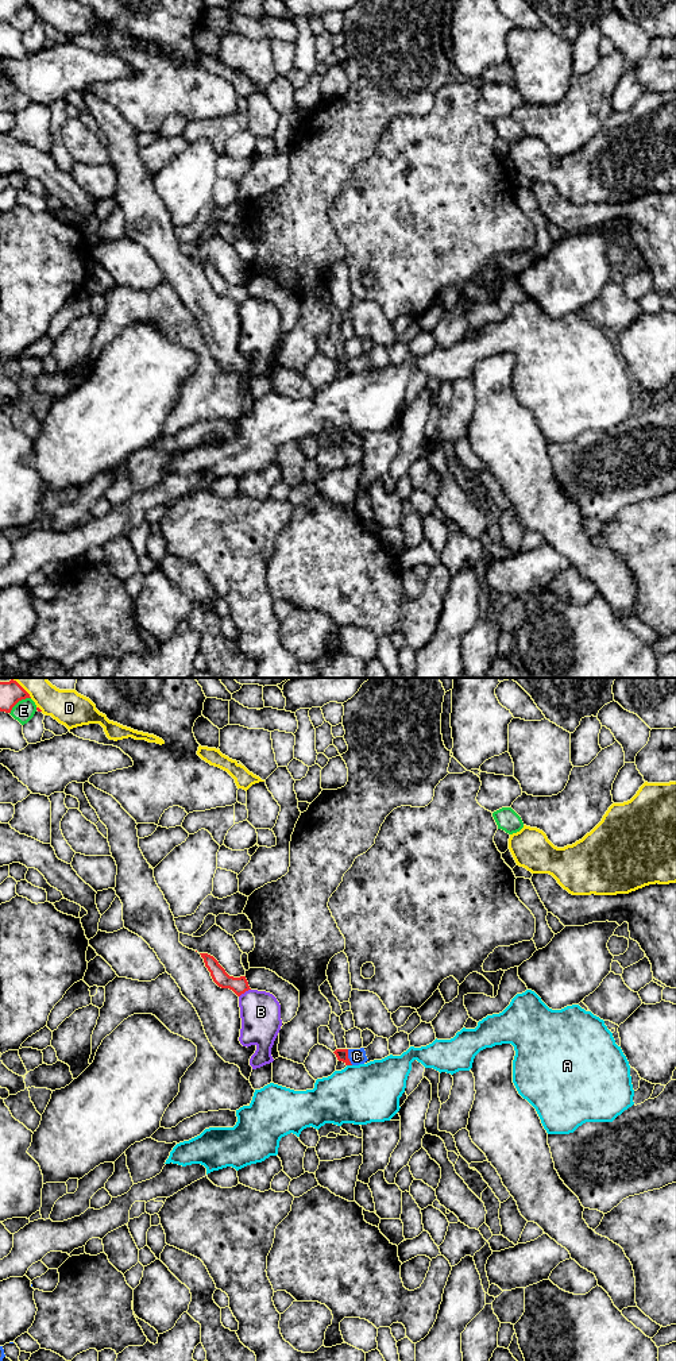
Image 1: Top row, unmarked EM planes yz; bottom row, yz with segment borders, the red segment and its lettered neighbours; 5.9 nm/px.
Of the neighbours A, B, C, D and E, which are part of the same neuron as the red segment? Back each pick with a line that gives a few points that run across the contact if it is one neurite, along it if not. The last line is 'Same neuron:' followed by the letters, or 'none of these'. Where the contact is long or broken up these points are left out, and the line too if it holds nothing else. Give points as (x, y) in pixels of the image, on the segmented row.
Same neuron: none of these

